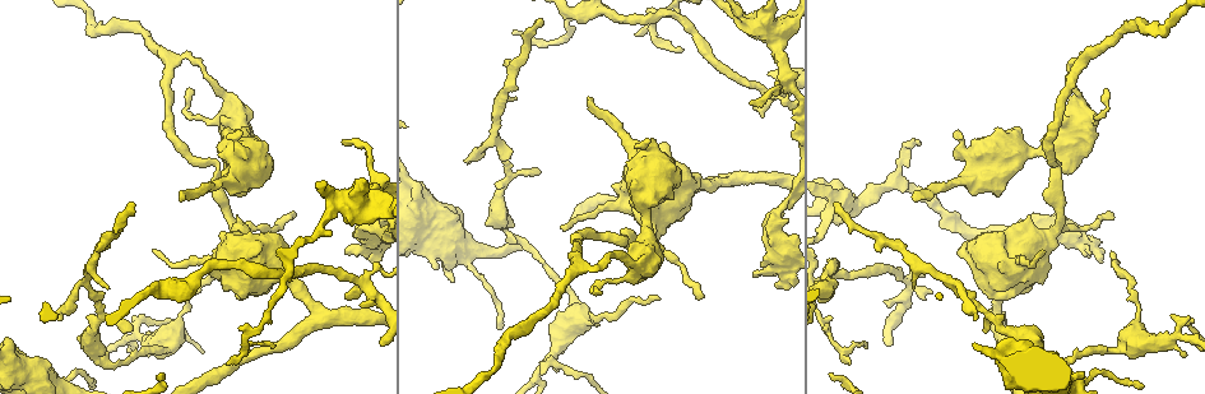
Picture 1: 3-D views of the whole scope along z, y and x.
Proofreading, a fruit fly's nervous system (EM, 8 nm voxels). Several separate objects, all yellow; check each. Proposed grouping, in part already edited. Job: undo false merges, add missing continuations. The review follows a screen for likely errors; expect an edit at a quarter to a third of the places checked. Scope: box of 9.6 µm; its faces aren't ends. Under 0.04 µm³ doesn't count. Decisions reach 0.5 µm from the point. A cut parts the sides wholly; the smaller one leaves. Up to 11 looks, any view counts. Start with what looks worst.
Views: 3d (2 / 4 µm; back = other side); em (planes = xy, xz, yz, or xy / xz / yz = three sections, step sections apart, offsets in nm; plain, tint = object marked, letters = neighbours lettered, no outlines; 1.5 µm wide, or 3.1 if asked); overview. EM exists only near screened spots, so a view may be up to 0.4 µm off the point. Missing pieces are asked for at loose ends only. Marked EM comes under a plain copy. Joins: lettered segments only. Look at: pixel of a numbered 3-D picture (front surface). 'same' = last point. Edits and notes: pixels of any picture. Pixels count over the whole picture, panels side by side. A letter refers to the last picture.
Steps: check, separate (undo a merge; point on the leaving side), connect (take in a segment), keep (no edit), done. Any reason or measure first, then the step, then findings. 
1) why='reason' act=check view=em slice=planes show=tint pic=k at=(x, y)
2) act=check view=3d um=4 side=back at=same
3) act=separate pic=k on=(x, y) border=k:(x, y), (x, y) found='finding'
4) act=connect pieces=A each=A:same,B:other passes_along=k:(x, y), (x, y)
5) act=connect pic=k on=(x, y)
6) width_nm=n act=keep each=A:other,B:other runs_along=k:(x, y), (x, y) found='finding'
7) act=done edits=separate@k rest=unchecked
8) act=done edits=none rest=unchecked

why='free end' act=check view=3d um=2 pic=1 at=(589, 99)

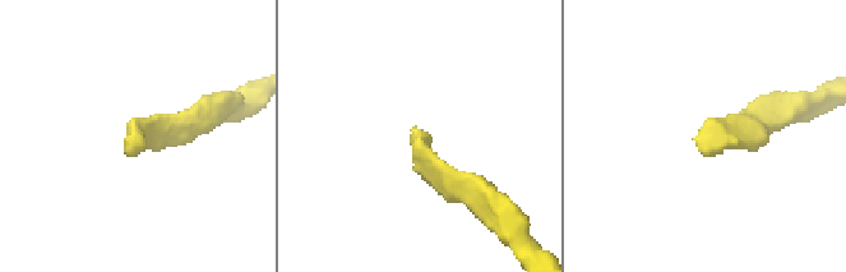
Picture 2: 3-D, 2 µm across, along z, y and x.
act=check view=em slice=xz step=8 show=tint pic=2 at=(130, 150)

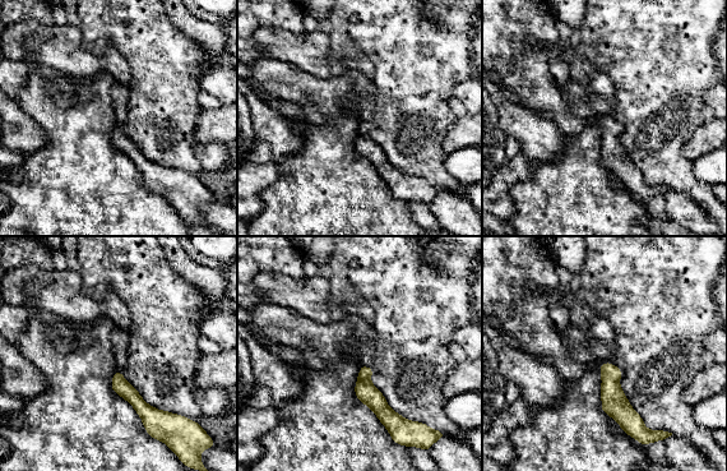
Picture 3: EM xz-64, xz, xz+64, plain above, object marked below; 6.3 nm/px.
why='another direction' act=check view=em slice=planes show=letters at=same

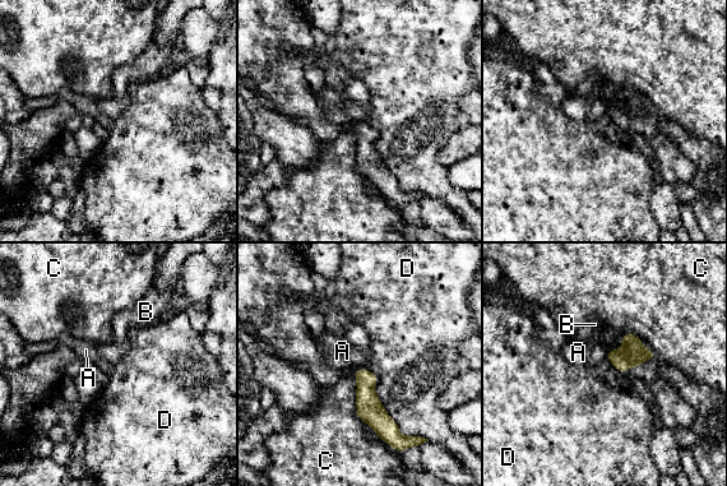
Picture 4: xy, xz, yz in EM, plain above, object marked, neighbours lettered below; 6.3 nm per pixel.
act=keep each=A:other,B:other,C:other,D:other runs_along=4:(360, 371), (369, 408), (407, 444) found='none of them fits'

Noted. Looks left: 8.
why='an open end' act=check view=em slice=planes show=letters pic=1 at=(851, 363)

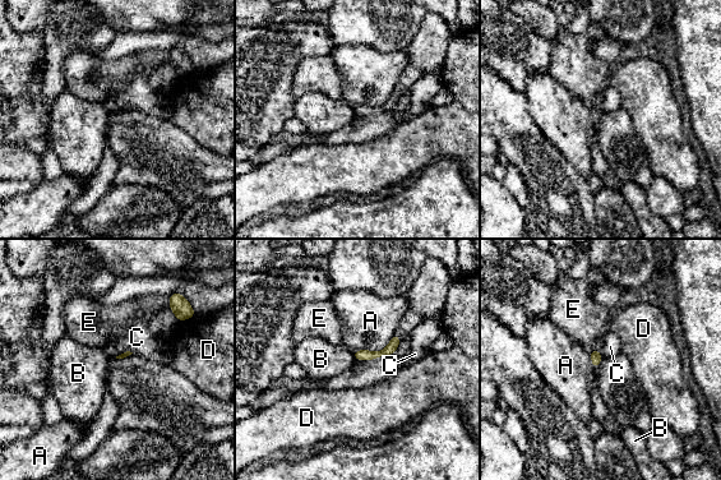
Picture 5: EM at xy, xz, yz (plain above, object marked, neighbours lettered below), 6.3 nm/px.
longest_contact=A:300nm act=keep each=A:other,B:other,C:other,D:other,E:other runs_along=5:(396, 337), (384, 352), (356, 355) found='no lettered segment goes on from it'

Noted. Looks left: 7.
why='an open end' act=check view=em slice=planes show=letters pic=1 at=(974, 319)

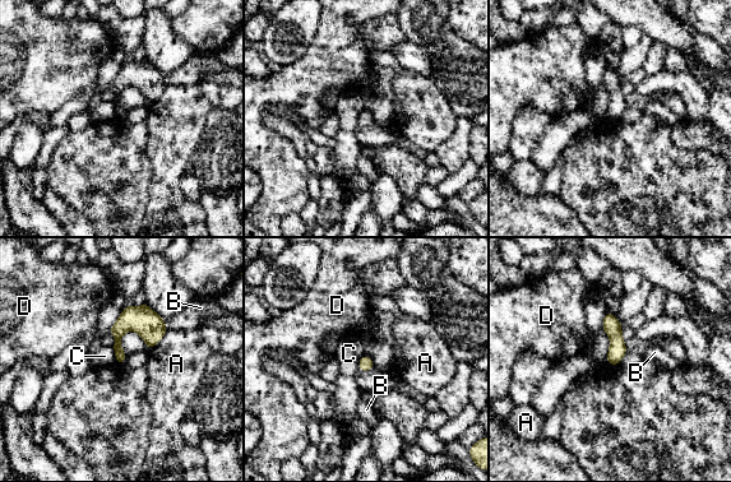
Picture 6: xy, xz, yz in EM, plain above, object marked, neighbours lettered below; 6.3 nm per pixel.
act=keep each=A:other,B:other,C:other,D:other border=6:(111, 347), (116, 362) found='none of them fits'

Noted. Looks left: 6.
why='branch point' act=check view=3d um=2 pic=1 at=(582, 264)

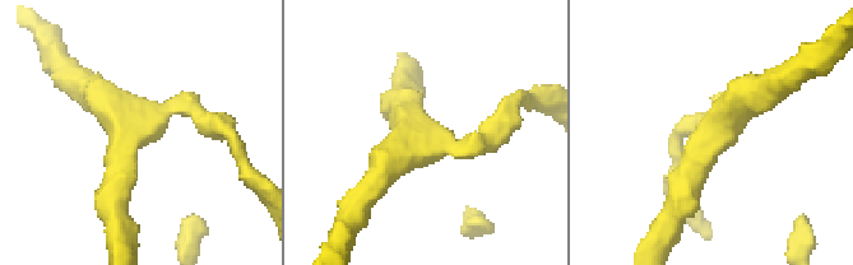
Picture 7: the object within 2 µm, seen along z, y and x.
arms=3 arm_widths_nm=170,200,220 why='need the tissue' act=check view=em slice=planes show=letters pic=7 at=(133, 130)

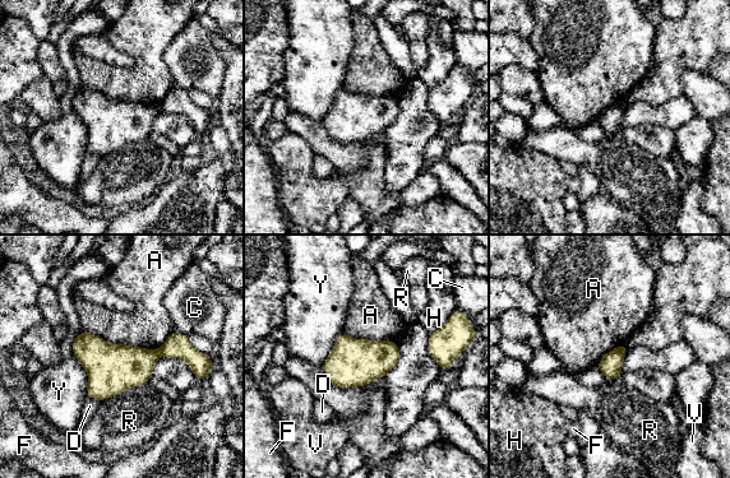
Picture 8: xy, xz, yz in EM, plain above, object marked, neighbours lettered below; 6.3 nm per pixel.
act=separate pic=8 on=(178, 346) each=A:other,C:other,D:other,F:other,H:other,R:other,V:other,Y:other found='two neurons meet here'

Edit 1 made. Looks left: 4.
act=done edits=separate@8 rest=unchecked

